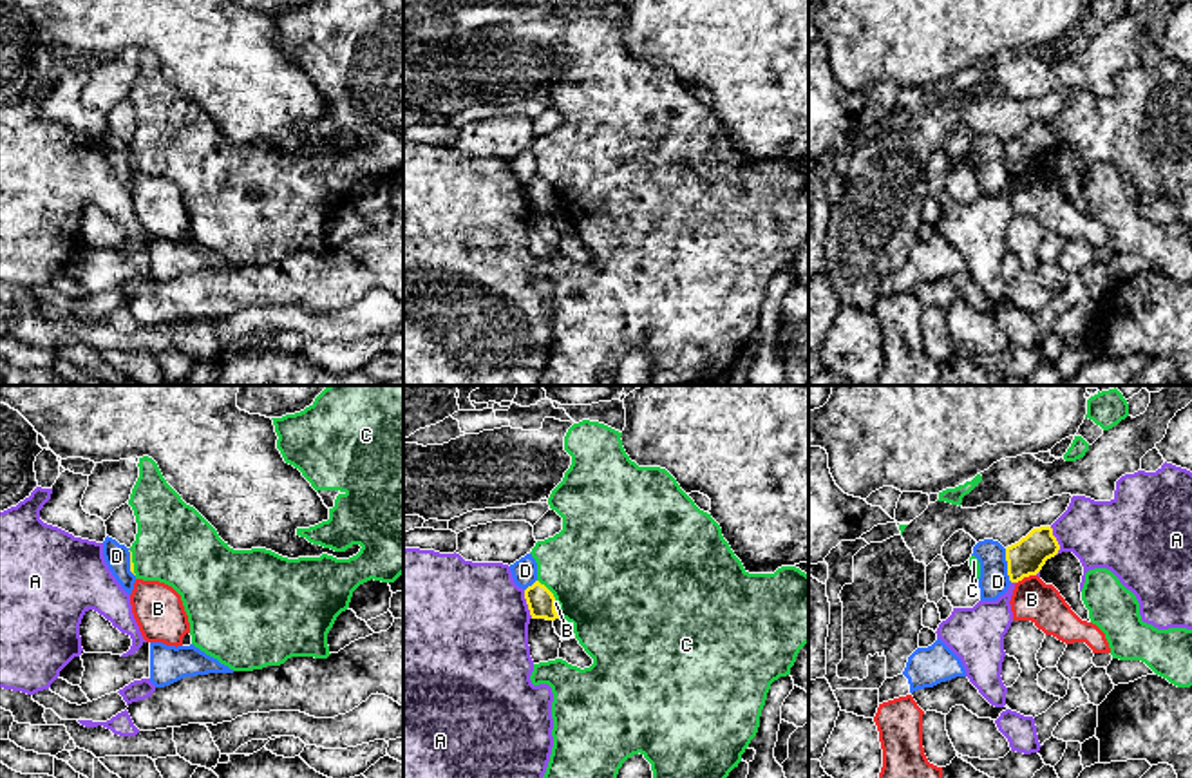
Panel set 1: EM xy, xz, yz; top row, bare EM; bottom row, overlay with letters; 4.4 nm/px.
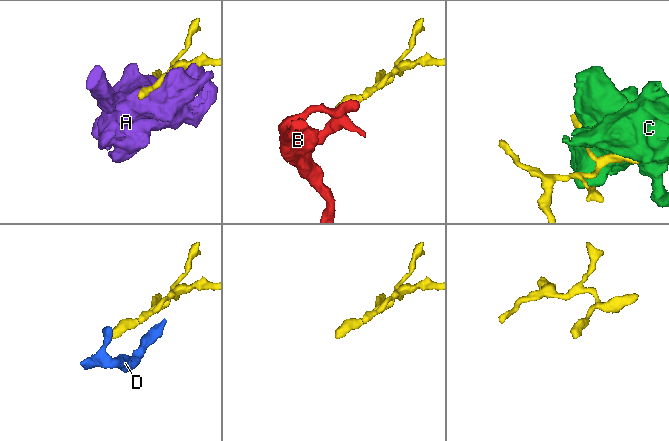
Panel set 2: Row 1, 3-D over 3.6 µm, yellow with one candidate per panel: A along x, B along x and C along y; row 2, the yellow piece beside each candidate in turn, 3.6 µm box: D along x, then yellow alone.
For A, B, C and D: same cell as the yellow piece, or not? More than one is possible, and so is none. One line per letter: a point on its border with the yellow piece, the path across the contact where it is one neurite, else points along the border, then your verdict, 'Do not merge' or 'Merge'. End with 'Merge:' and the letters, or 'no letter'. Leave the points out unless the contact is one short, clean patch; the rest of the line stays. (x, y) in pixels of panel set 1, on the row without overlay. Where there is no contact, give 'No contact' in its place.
A: Touches yellow at xz (527, 198). Do not merge
B: Touches yellow at yz (1026, 170). Boundary: yz (1035, 169), (1024, 170), (1017, 178). Do not merge
C: Touches yellow at xz (548, 185). Do not merge
D: Touches yellow at yz (1008, 160). Boundary: yz (1004, 143), (1012, 176). Do not merge
Merge: no letter

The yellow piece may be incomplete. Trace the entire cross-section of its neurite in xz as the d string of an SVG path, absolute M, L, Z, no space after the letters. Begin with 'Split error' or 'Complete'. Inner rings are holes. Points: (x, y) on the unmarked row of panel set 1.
Complete. M535 176L532 181L525 185L525 194L532 213L546 213L546 215L559 213L555 206L553 188L539 176Z

